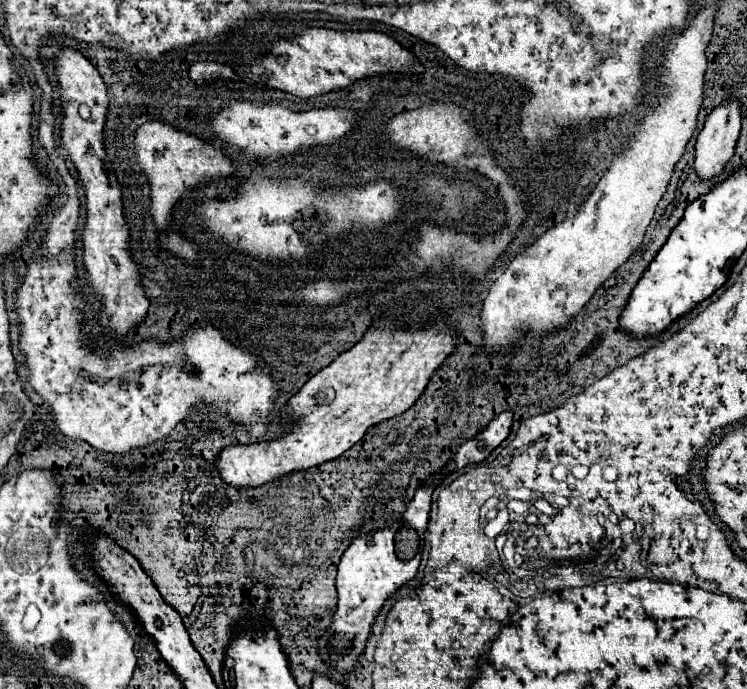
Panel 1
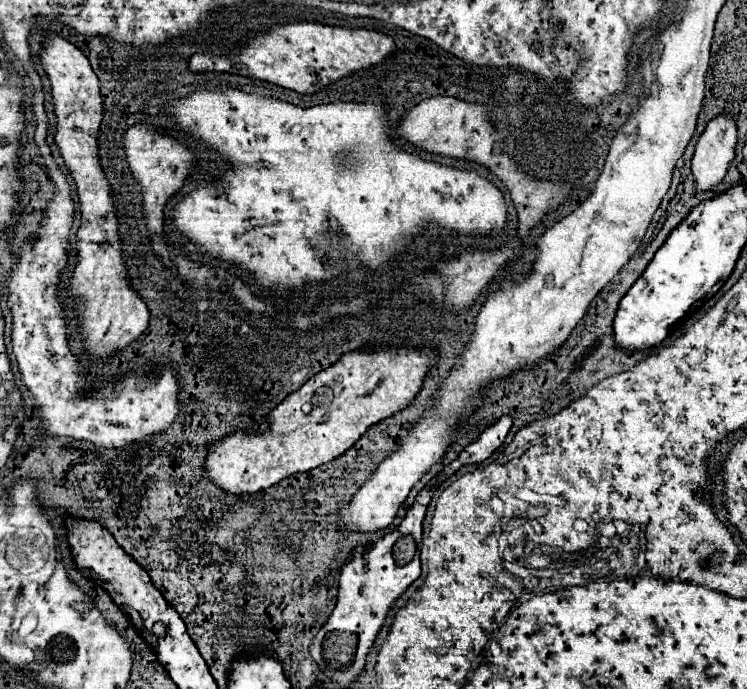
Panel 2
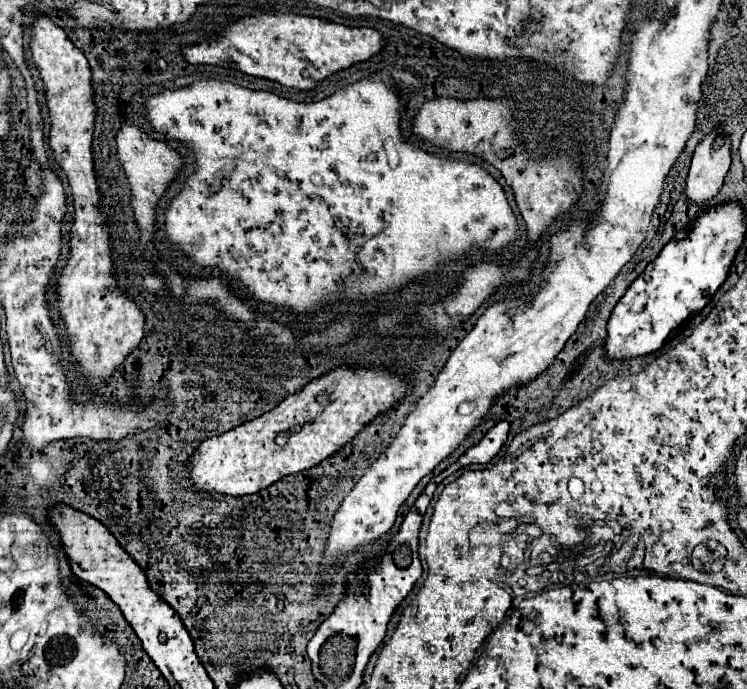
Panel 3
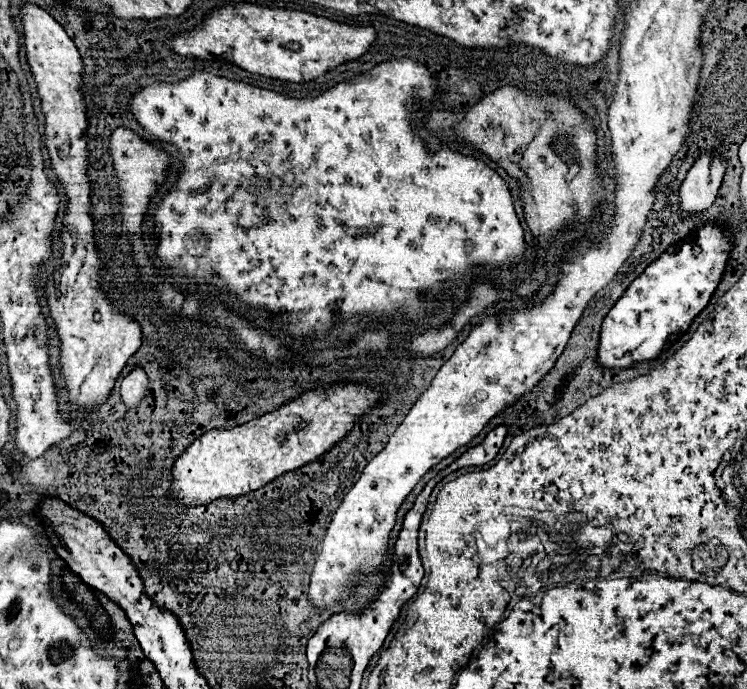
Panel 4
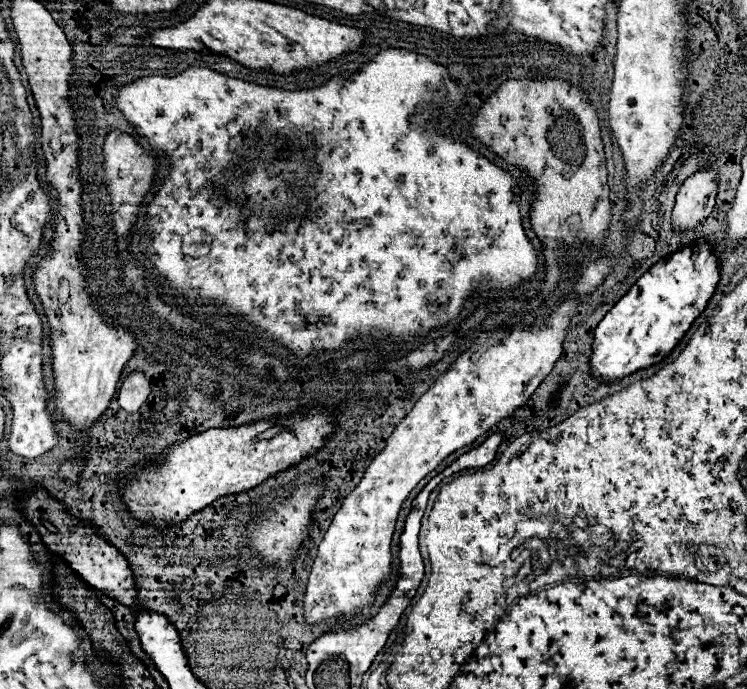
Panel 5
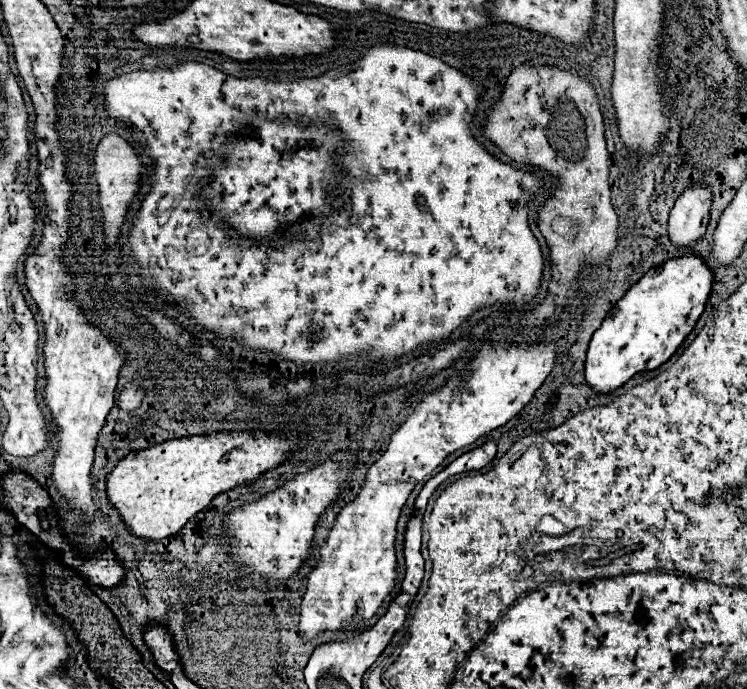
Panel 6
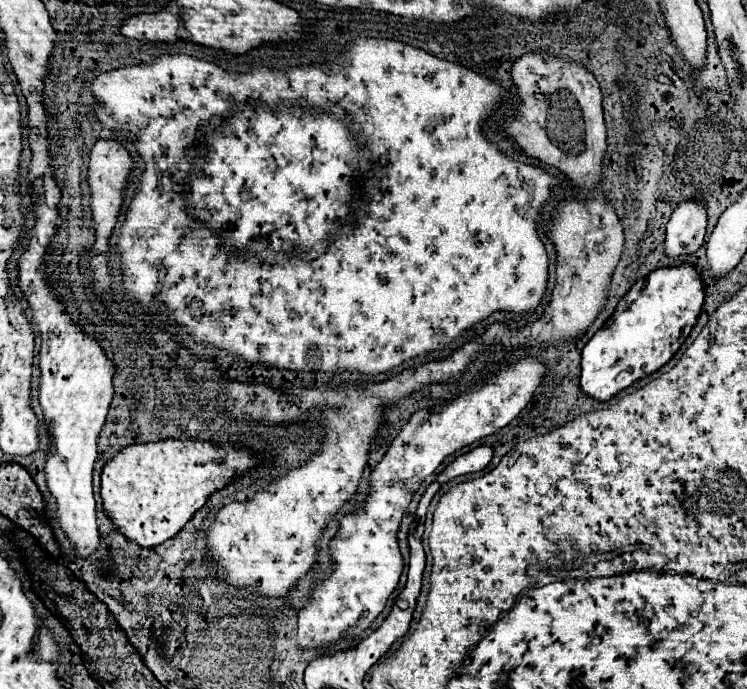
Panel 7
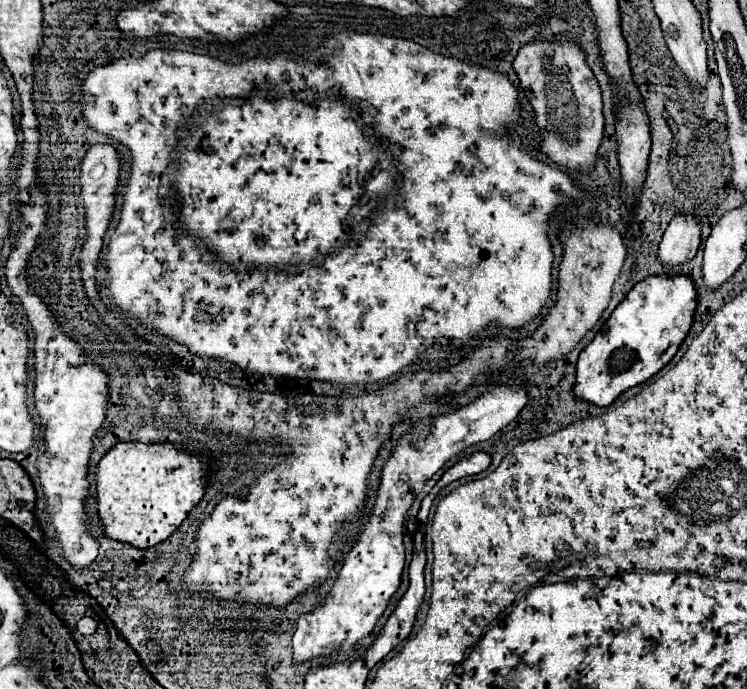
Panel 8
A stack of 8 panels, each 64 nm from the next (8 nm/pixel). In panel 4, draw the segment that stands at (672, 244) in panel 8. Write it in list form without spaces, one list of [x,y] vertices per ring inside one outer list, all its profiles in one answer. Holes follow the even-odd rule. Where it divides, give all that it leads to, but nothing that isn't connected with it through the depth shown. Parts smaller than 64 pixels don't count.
[[[702,152],[680,186],[682,214],[690,216],[706,212],[718,196],[724,172],[726,160],[720,154]]]

